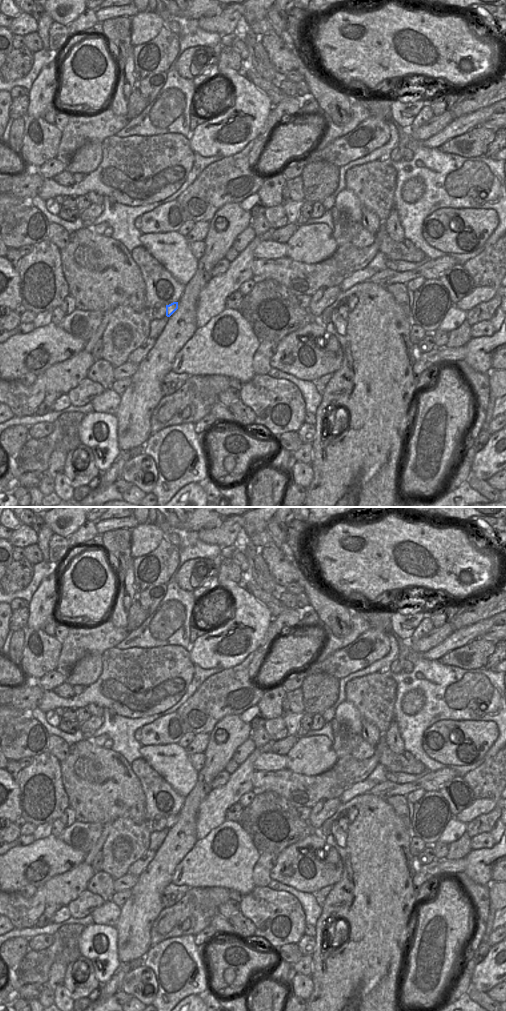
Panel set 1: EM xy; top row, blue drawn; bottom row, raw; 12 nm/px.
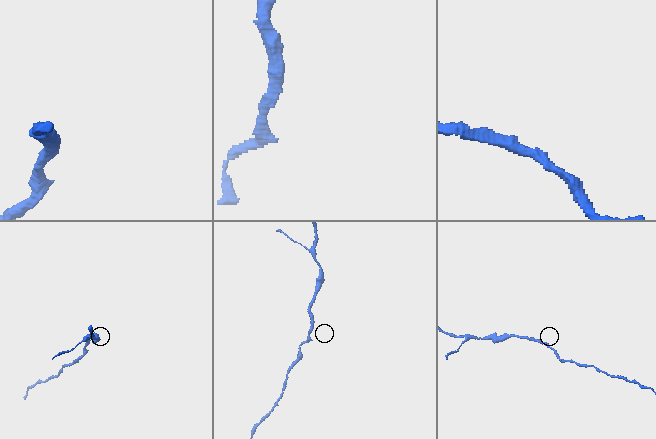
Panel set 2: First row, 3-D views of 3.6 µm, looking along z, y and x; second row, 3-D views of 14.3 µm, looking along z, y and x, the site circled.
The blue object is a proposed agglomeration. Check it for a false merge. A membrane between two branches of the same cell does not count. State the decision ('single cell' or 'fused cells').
single cell

